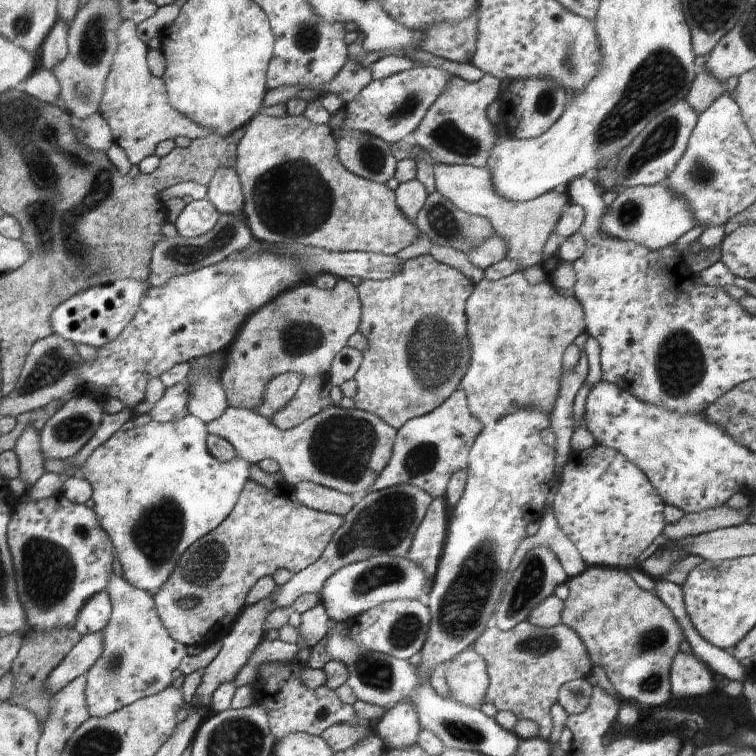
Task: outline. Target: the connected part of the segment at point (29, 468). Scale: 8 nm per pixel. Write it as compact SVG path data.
M28 426L20 434L14 452L20 457L20 478L26 483L26 490L30 490L36 481L45 474L43 464L44 456L39 443L39 433Z

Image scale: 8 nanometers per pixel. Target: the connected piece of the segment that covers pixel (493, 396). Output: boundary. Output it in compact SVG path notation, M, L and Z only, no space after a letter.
M522 270L515 271L512 275L503 277L498 281L490 281L487 279L480 280L474 288L474 292L471 299L467 301L466 305L467 316L467 337L470 338L470 364L467 367L467 373L462 379L462 383L459 385L464 393L467 394L467 404L470 406L470 412L482 422L484 427L498 423L501 419L508 415L512 415L517 411L523 409L537 409L544 415L550 416L553 407L557 402L557 396L559 395L561 388L561 380L563 375L563 355L566 351L566 346L574 342L574 338L582 332L584 329L584 322L586 318L583 316L583 306L574 297L566 298L566 296L560 296L552 286L550 286L549 280L543 281L539 284L531 284L523 276Z

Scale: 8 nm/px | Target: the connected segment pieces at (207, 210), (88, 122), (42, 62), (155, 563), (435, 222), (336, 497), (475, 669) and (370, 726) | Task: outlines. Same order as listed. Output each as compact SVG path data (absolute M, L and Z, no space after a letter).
M207 199L194 200L186 204L174 224L180 237L197 238L211 232L219 223L220 216L219 210Z
M95 113L88 119L81 120L71 114L73 129L77 130L84 145L92 151L106 153L114 143L114 133L108 121L100 114Z
M60 19L52 28L50 35L44 40L40 52L39 65L44 69L52 69L67 59L67 40L70 26Z
M187 415L185 418L177 422L155 422L151 421L144 426L135 427L126 432L116 432L107 442L104 442L94 453L88 458L86 464L82 469L78 469L74 477L84 478L93 489L91 499L94 501L94 509L99 514L99 520L104 529L107 530L111 536L111 540L115 544L116 554L118 560L122 563L122 570L124 571L123 578L138 589L147 591L152 596L159 591L174 571L176 562L180 556L194 543L196 540L203 539L205 535L215 531L217 527L236 508L241 498L241 493L244 492L246 484L252 480L253 464L250 461L243 460L242 457L236 456L235 459L223 462L212 456L208 446L207 424L200 420L199 417Z
M438 189L429 194L428 199L417 213L415 224L435 246L451 247L466 254L494 233L490 222L487 222L483 217L467 214L454 207L440 194Z
M311 481L297 483L294 486L294 494L303 506L324 513L333 513L342 518L356 504L350 495L325 488Z
M468 648L448 662L445 684L451 699L466 707L475 707L485 700L490 684L485 658Z
M357 701L352 705L355 720L351 723L336 724L322 735L334 753L348 751L376 732L376 726L387 713L386 708Z

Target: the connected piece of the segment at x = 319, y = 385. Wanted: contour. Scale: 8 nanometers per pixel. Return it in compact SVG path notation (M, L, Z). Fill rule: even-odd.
M339 279L334 289L320 289L314 282L302 283L277 295L242 325L230 345L225 365L218 376L228 405L254 410L263 403L263 393L272 378L283 373L297 373L302 380L302 402L314 402L314 406L318 406L318 413L330 407L332 386L331 380L328 380L328 370L331 370L336 354L347 347L349 338L359 331L361 323L362 302L359 300L358 289L344 279Z

